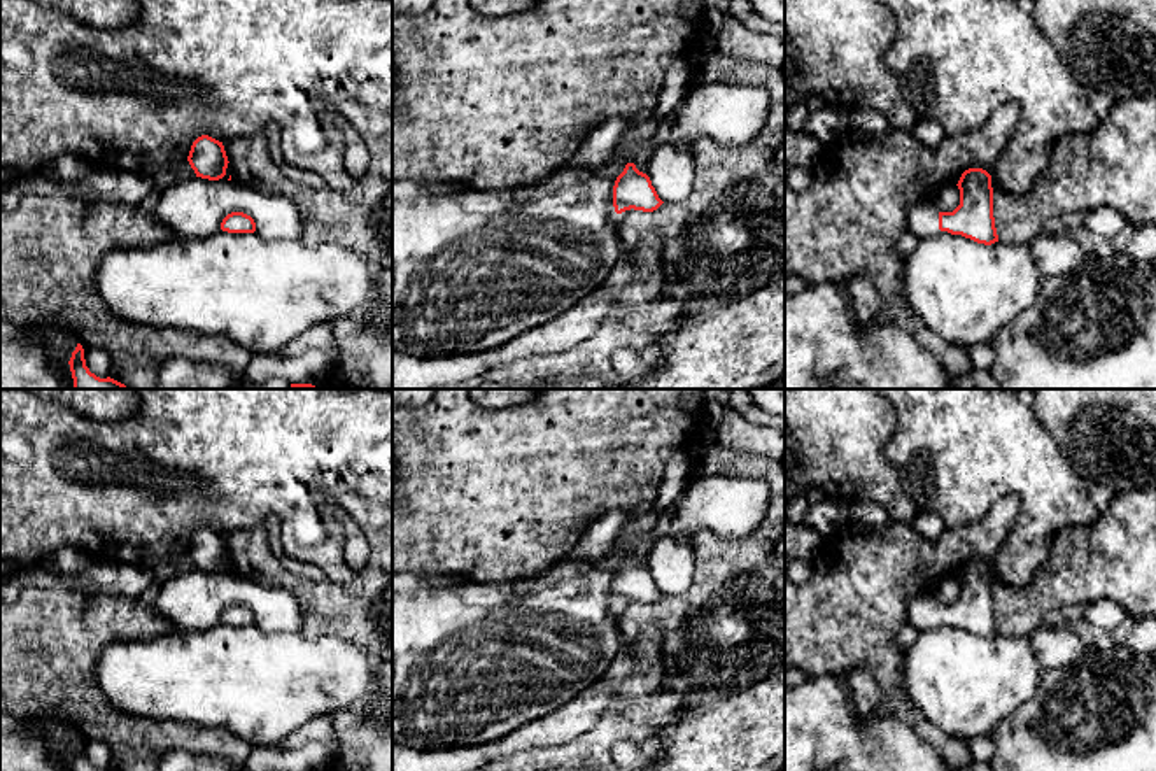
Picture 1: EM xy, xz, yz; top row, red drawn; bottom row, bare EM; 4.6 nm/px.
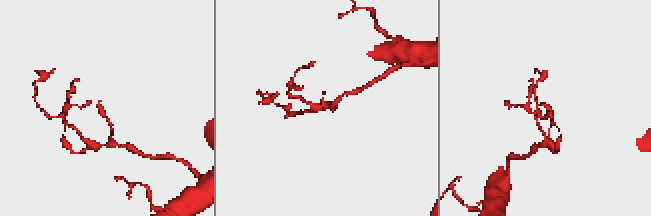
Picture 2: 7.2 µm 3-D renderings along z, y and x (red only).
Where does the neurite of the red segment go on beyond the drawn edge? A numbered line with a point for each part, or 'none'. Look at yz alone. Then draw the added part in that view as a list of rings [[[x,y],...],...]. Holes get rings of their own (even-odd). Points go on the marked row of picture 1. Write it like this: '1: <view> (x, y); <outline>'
1: yz (923, 218); [[[932,198],[920,200],[907,212],[907,231],[914,233],[918,238],[949,235],[939,230],[939,212]]]

